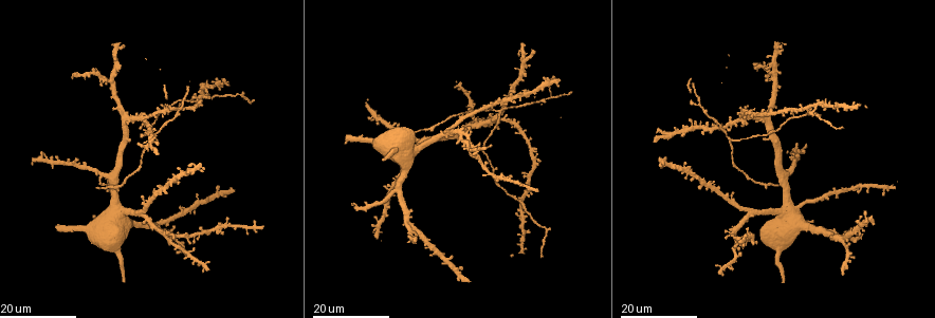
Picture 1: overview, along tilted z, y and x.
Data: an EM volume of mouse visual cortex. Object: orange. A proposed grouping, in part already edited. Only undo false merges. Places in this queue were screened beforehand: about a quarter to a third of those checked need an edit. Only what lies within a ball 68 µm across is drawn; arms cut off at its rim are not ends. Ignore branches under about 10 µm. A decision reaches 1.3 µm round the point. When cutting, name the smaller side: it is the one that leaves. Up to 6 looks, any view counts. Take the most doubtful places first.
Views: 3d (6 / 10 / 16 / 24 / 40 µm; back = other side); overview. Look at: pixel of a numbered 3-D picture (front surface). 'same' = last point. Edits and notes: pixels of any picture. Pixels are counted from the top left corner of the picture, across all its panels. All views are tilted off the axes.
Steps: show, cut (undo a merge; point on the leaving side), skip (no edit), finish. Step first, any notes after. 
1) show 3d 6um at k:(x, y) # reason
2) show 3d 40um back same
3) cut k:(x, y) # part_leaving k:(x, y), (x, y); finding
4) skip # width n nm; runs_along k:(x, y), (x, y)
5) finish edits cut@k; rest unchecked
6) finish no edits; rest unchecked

show 3d 24um at 1:(727, 140) # branch point

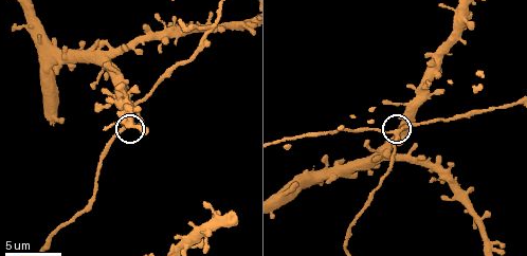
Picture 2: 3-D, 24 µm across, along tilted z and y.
show 3d 10um at 2:(394, 133)

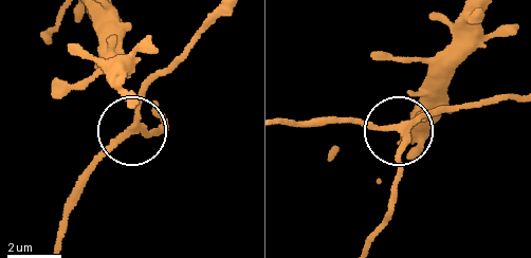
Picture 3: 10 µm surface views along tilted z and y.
skip # arms 3; runs_along 3:(365, 241), (389, 210), (402, 164), (401, 136), (319, 118); one neuron here

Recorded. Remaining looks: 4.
show 3d 24um at 1:(493, 169) # three-way junction

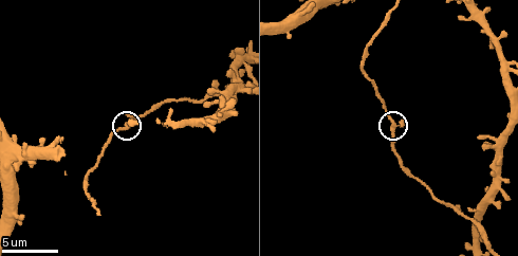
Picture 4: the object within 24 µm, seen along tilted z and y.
show 3d 10um at 4:(389, 119)

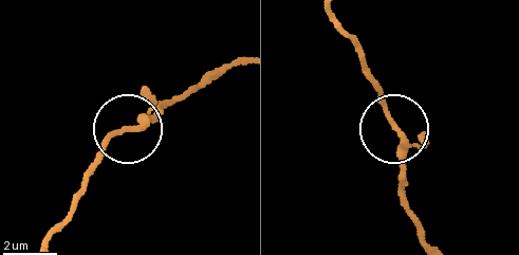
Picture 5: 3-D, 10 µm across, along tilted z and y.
skip # width 170 nm; runs_along 5:(424, 240), (405, 199), (402, 140), (364, 72); all the same neuron

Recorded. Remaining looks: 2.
show 3d 10um at 2:(205, 35) # calibre changes

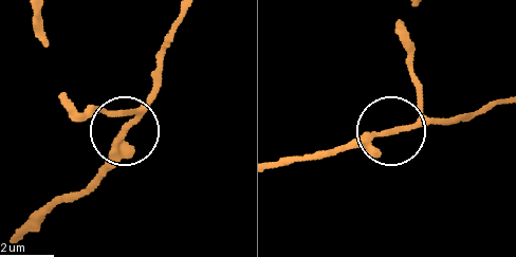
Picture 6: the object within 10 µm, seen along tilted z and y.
show 3d 10um back at 6:(120, 134)

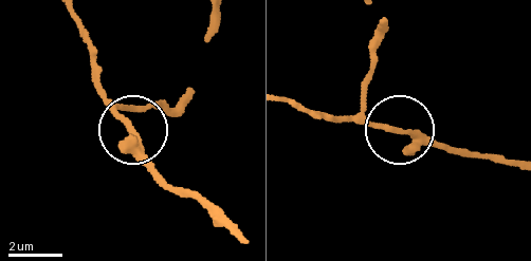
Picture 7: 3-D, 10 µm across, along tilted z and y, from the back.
skip # width 210 nm; runs_along 7:(510, 161), (453, 151), (407, 130), (329, 119); all the same neuron

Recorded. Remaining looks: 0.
finish no edits; rest unchecked

